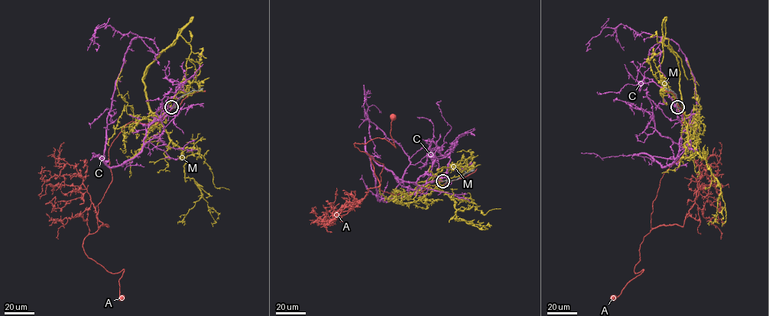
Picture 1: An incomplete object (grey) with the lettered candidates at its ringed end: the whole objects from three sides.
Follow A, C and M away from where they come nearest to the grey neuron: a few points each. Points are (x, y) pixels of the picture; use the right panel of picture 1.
A: (679, 108), (681, 121), (691, 121), (689, 143), (660, 179), (652, 229), (634, 271), (644, 269), (613, 298)
C: (677, 108), (679, 156), (662, 166), (652, 156), (676, 158), (695, 130), (686, 58), (622, 24), (591, 49)
M: (677, 107), (677, 104), (687, 124), (688, 142), (706, 162), (720, 185), (717, 215), (708, 225)

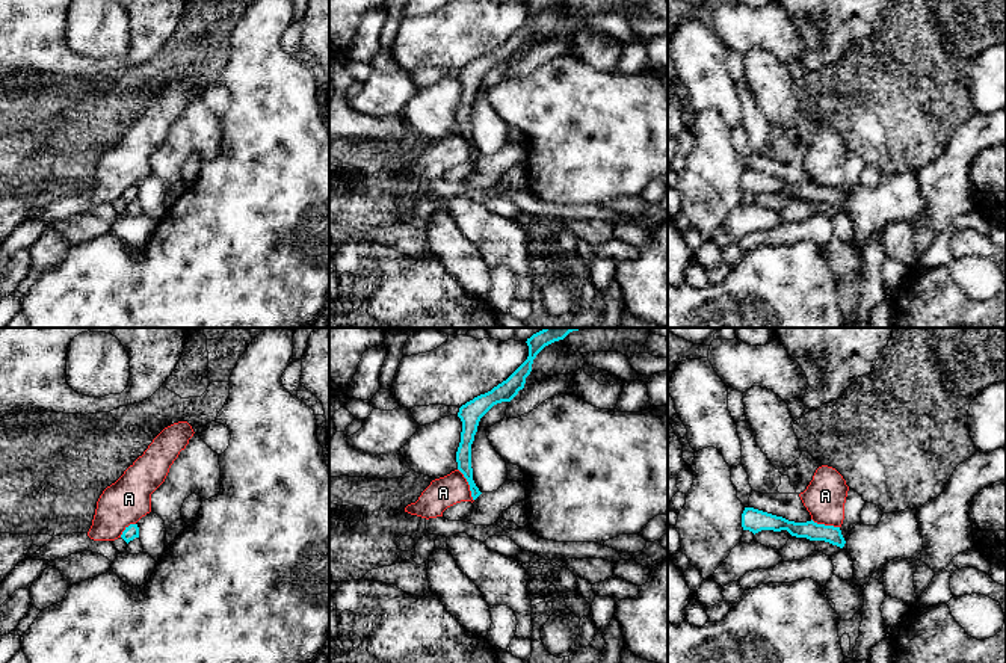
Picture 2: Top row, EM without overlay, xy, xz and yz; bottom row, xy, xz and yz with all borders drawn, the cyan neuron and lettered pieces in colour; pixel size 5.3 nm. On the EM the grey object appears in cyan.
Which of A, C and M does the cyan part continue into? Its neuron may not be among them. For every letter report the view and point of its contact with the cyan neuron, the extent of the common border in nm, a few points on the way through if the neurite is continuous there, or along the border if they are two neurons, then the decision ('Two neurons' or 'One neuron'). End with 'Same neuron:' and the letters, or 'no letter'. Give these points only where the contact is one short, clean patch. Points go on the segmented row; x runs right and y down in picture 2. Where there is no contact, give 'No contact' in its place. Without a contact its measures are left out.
A: Touches cyan at xz (469, 484). Shared border 190 nm. Boundary: xz (458, 468), (469, 485), (473, 500). Two neurons
C: No contact. One neuron
M: No contact. Two neurons
Same neuron: C

